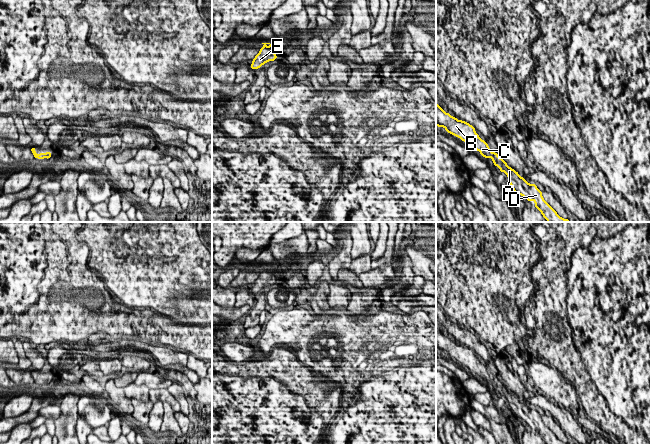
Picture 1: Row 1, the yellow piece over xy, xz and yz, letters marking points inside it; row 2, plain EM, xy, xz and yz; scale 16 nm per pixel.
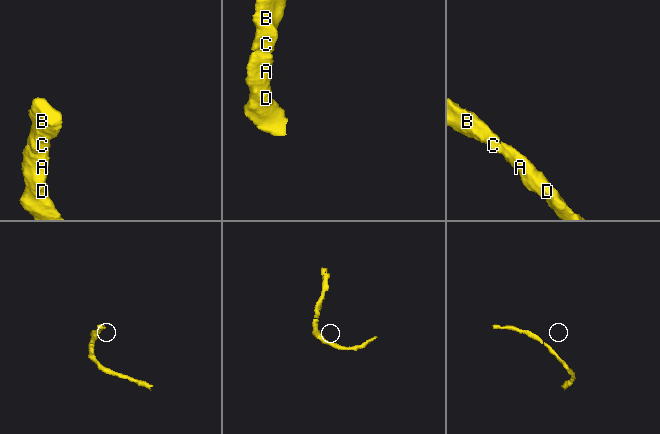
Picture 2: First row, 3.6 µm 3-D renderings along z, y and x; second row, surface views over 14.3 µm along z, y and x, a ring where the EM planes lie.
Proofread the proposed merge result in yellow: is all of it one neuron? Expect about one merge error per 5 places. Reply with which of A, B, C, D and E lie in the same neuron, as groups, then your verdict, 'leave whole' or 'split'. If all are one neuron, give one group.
A B C D E | leave whole

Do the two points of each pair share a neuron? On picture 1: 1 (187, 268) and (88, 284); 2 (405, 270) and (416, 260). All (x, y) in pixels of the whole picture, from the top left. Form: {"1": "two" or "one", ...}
{"1": "two", "2": "two"}

